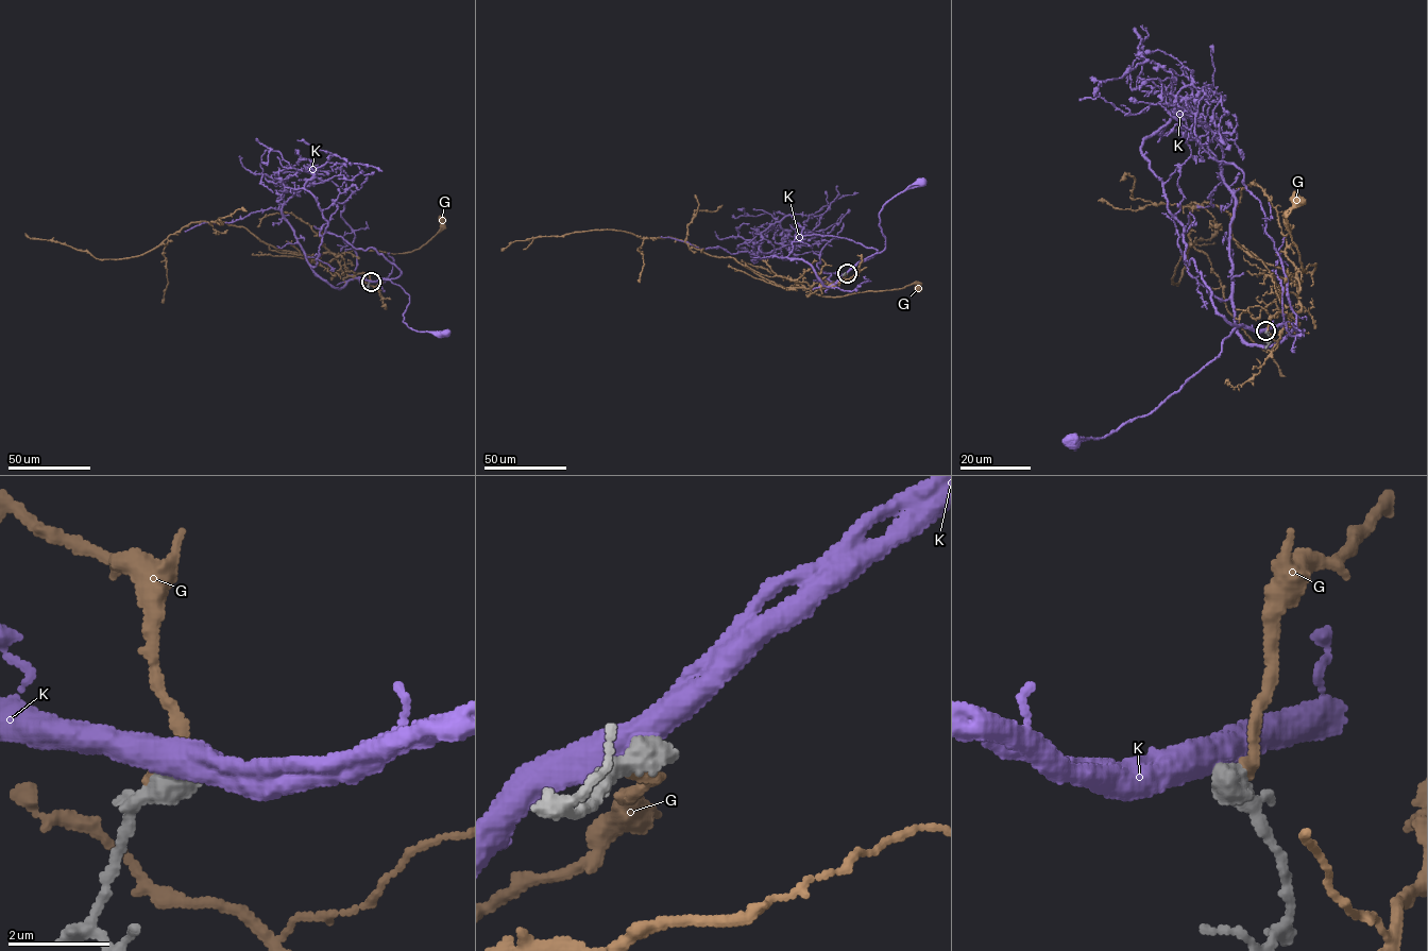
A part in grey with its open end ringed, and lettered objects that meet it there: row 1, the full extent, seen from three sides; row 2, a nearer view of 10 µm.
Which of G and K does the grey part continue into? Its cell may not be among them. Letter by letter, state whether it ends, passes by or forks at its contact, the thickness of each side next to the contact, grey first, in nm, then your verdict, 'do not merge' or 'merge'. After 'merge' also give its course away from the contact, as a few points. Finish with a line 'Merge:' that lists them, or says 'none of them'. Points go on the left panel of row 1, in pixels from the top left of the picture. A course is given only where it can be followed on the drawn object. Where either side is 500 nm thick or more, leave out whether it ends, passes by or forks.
G: 600 nm thick on the grey side, 260 nm on the other; do not merge
K: 600 nm thick on the grey side, 500 nm on the other; do not merge
Merge: none of them

